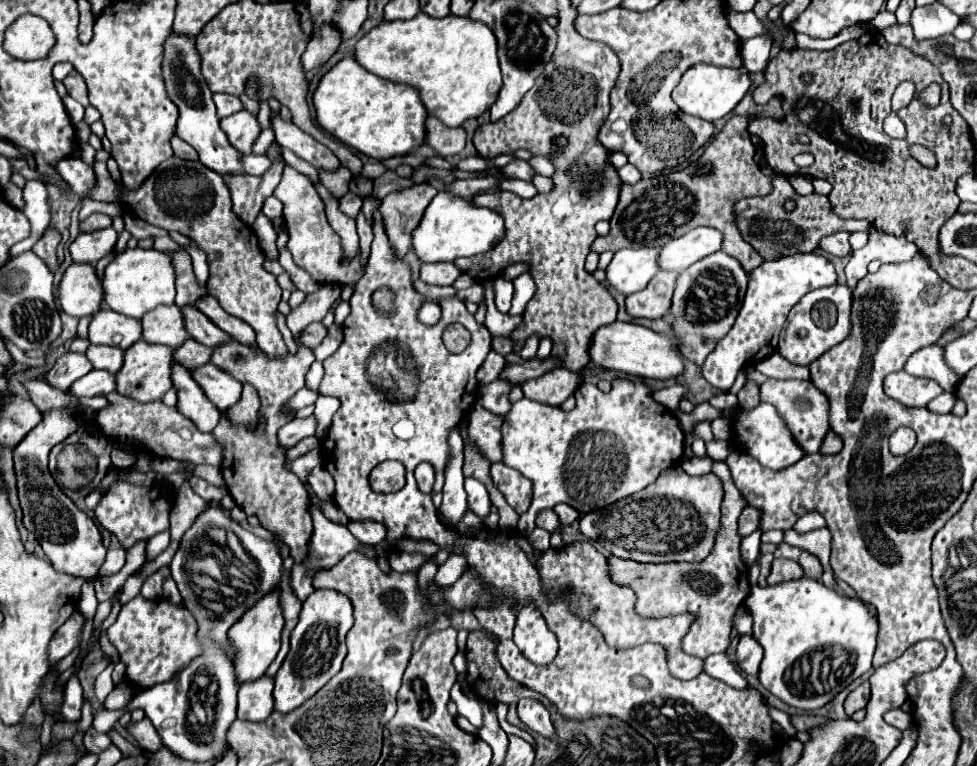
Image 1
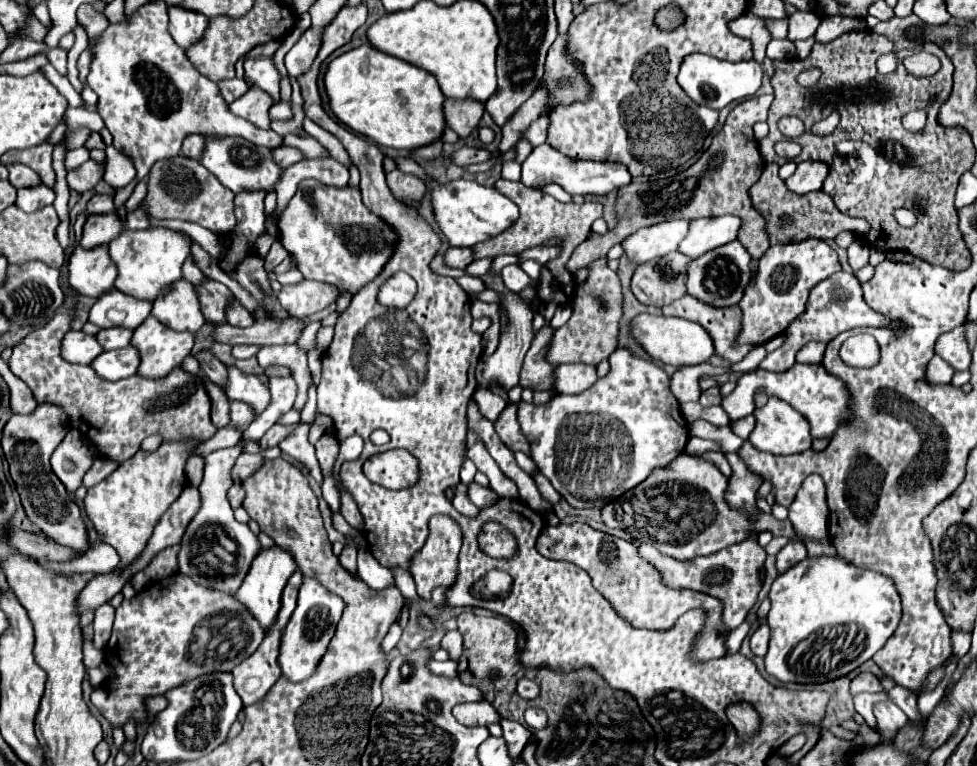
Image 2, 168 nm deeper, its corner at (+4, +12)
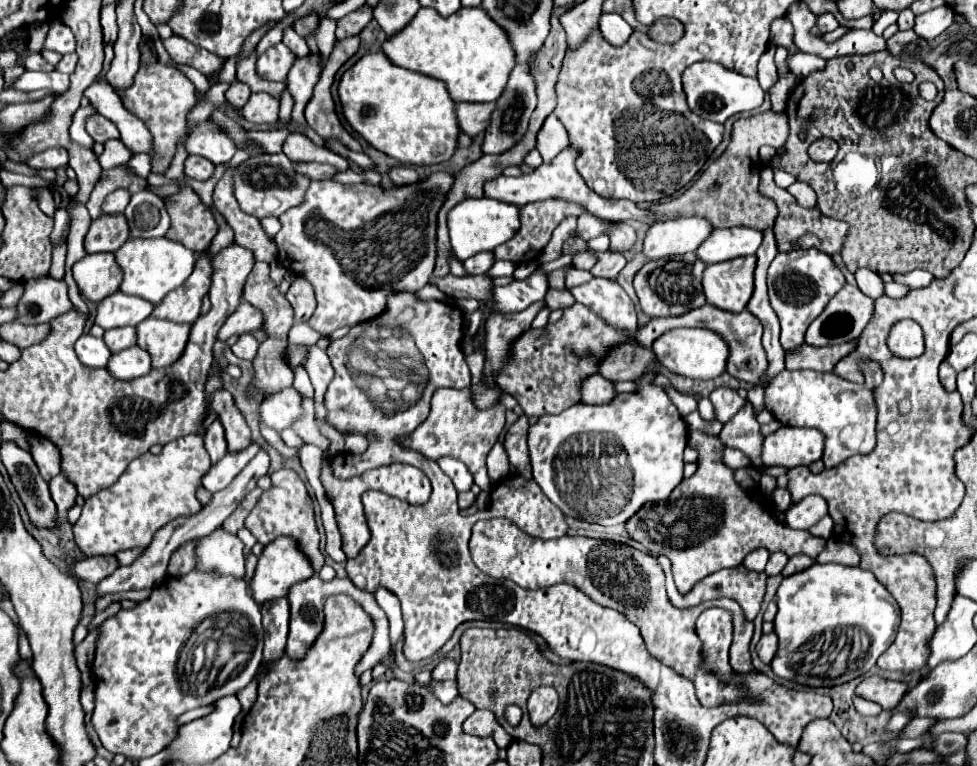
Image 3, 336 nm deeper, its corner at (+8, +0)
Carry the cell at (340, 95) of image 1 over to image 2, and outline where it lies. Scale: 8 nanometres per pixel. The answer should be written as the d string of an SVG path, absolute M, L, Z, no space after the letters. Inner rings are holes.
M360 45L352 51L336 57L328 65L324 83L326 83L328 97L330 97L330 109L334 111L334 115L344 125L348 125L354 133L360 133L382 147L418 149L418 147L426 147L434 141L440 141L440 137L444 133L446 119L444 119L442 103L446 101L446 97L440 91L436 77L398 57L386 55L378 49L374 49L372 45Z

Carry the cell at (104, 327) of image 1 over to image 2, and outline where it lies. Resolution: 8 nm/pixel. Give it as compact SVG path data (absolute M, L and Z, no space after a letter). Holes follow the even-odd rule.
M114 287L94 303L94 307L90 309L90 321L102 329L116 325L136 329L150 315L150 311L152 301L142 301L132 295L124 295Z

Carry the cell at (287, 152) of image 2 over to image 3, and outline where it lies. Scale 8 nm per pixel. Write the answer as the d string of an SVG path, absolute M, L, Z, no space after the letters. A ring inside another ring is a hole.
M294 163L294 171L298 175L306 175L308 179L330 179L336 173L334 167L320 163Z

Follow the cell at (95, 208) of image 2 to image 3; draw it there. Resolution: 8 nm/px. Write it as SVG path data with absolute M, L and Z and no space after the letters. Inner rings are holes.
M116 189L114 193L110 193L102 205L102 213L104 215L118 215L118 213L124 213L126 205L128 205L128 199L130 199L130 193L126 189Z

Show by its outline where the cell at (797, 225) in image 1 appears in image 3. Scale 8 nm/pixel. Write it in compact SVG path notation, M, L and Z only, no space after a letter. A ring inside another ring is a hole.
M764 167L764 169L762 169L758 191L760 191L764 197L772 199L772 201L776 203L776 207L778 207L778 217L776 217L776 221L774 221L774 237L776 237L778 251L792 251L792 249L796 247L796 241L798 241L800 237L808 235L808 233L810 233L810 235L816 235L816 237L820 239L820 247L818 247L818 249L824 251L826 255L834 255L834 253L840 251L842 241L844 241L844 235L846 235L846 231L848 231L848 225L846 225L844 221L838 221L838 219L834 219L834 217L824 215L818 207L814 207L814 209L804 209L804 207L800 207L786 189L776 187L776 183L774 183L774 173L772 173L770 167Z

